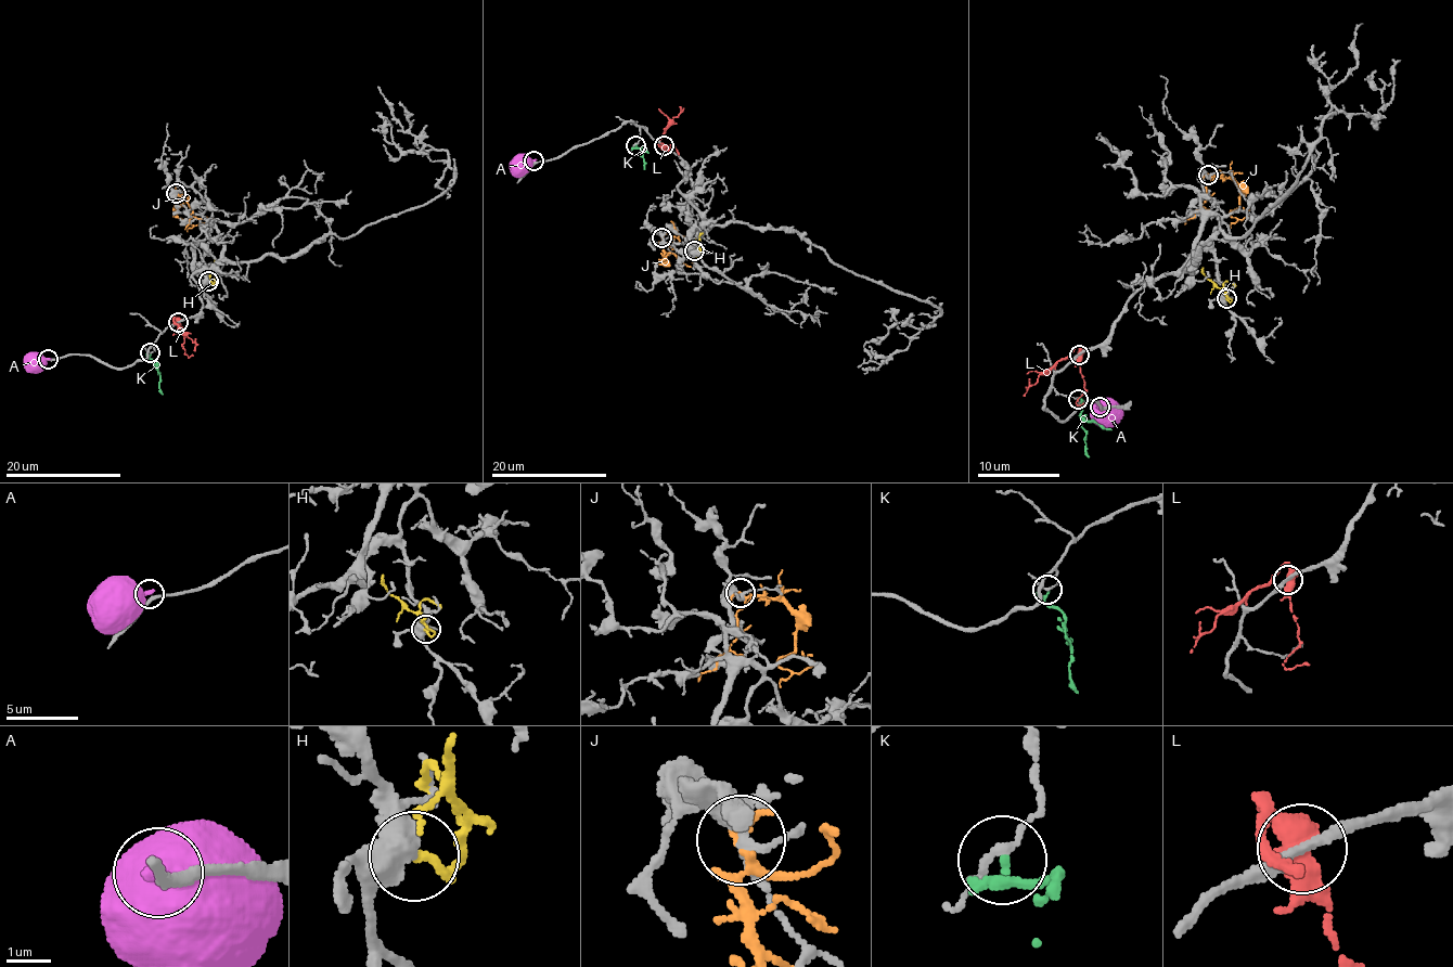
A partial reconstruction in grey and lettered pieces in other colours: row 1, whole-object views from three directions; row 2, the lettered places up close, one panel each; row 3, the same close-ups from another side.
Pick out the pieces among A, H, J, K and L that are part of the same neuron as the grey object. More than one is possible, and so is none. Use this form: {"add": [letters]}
{"add": []}

